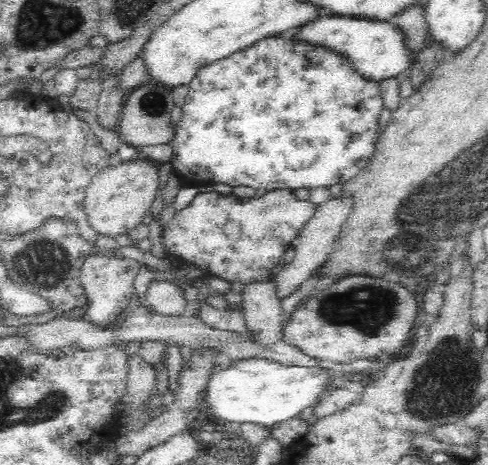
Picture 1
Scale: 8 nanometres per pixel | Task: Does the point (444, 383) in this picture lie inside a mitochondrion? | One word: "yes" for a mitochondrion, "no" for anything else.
yes

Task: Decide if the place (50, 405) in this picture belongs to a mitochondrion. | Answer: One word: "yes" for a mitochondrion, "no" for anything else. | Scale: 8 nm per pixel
yes

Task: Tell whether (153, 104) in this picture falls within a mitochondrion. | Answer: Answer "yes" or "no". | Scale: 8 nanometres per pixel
yes

